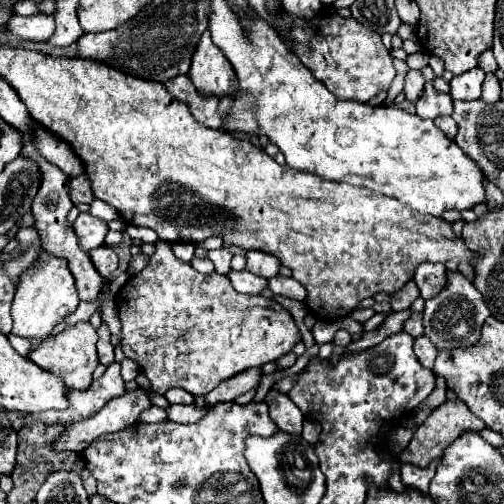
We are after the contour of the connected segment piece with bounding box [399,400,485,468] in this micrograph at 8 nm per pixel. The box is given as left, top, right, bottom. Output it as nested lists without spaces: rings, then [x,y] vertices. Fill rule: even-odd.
[[[457,400],[457,402],[445,402],[441,404],[439,408],[433,410],[433,414],[415,430],[409,446],[399,454],[399,460],[405,464],[415,464],[419,468],[427,468],[431,460],[435,458],[441,458],[443,456],[443,450],[453,442],[457,440],[465,430],[483,430],[485,428],[485,422],[479,420],[467,406],[465,402]]]

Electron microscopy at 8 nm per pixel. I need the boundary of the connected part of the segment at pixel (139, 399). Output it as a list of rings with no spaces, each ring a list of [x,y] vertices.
[[[143,388],[125,392],[123,396],[107,402],[97,414],[75,422],[67,426],[65,436],[55,442],[55,450],[73,450],[83,452],[93,440],[97,440],[103,434],[123,430],[131,424],[135,424],[143,410],[151,408],[153,402],[149,398],[149,392]]]

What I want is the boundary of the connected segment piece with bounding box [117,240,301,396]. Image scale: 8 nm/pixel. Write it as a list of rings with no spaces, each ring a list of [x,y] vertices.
[[[159,240],[159,242],[155,244],[155,247],[155,254],[151,256],[149,264],[147,264],[139,274],[131,276],[131,278],[127,280],[127,284],[123,286],[123,290],[119,292],[119,296],[117,296],[117,308],[119,308],[119,316],[121,316],[121,348],[123,348],[123,354],[125,354],[127,358],[135,360],[135,362],[141,366],[141,372],[143,372],[143,374],[149,378],[149,382],[151,382],[151,392],[153,392],[153,394],[163,396],[163,394],[165,394],[167,390],[171,390],[171,388],[183,388],[183,390],[187,390],[187,392],[193,394],[193,396],[205,396],[205,394],[209,394],[209,390],[213,390],[221,380],[227,380],[227,378],[243,372],[243,370],[249,370],[249,368],[263,366],[263,364],[267,364],[267,362],[279,360],[283,354],[291,352],[293,346],[299,342],[301,334],[299,334],[299,328],[295,326],[293,316],[291,316],[279,302],[275,302],[273,298],[265,298],[265,296],[261,296],[261,294],[259,294],[259,296],[239,294],[239,292],[233,290],[229,278],[227,278],[227,276],[221,276],[221,274],[217,274],[217,272],[203,276],[201,272],[193,270],[193,266],[191,266],[189,262],[179,260],[173,253],[173,250],[171,250],[171,244],[169,244],[169,242]]]

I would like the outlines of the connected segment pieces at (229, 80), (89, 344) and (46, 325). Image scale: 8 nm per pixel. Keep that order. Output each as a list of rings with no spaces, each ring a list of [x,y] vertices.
[[[209,30],[201,34],[201,42],[193,54],[189,78],[197,86],[199,92],[205,96],[233,96],[235,92],[235,74],[231,62],[225,58],[225,54],[211,42]]]
[[[77,322],[71,328],[65,328],[63,332],[59,332],[57,336],[47,338],[45,342],[41,342],[41,346],[37,346],[35,350],[29,352],[29,358],[37,366],[61,376],[67,388],[85,390],[91,384],[93,370],[99,366],[95,344],[97,344],[97,332],[91,326],[91,322]]]
[[[43,250],[39,254],[39,268],[25,270],[21,274],[21,284],[15,292],[13,306],[11,306],[11,316],[13,316],[11,332],[27,340],[45,338],[57,324],[61,324],[67,316],[71,316],[77,310],[77,304],[79,304],[79,296],[75,288],[75,278],[69,272],[67,262]]]

